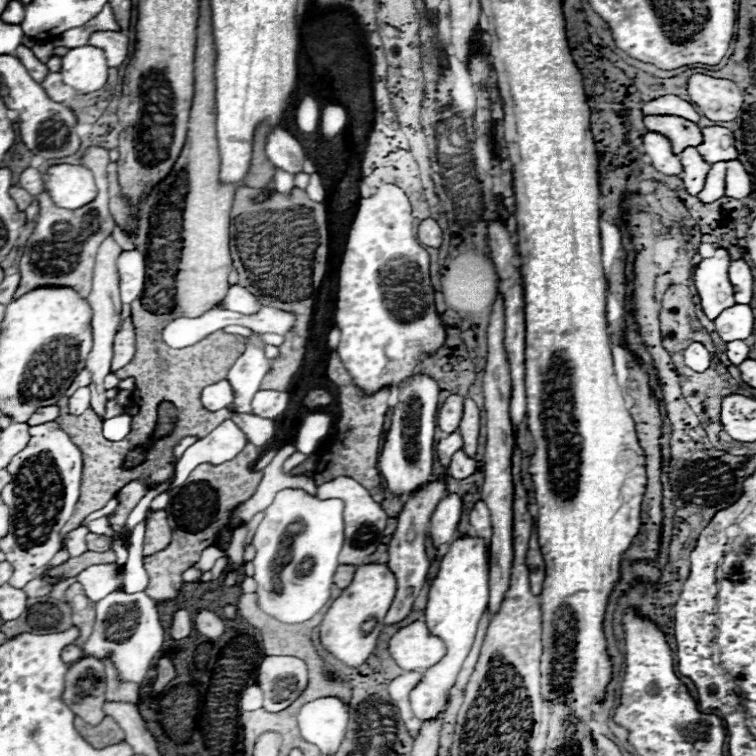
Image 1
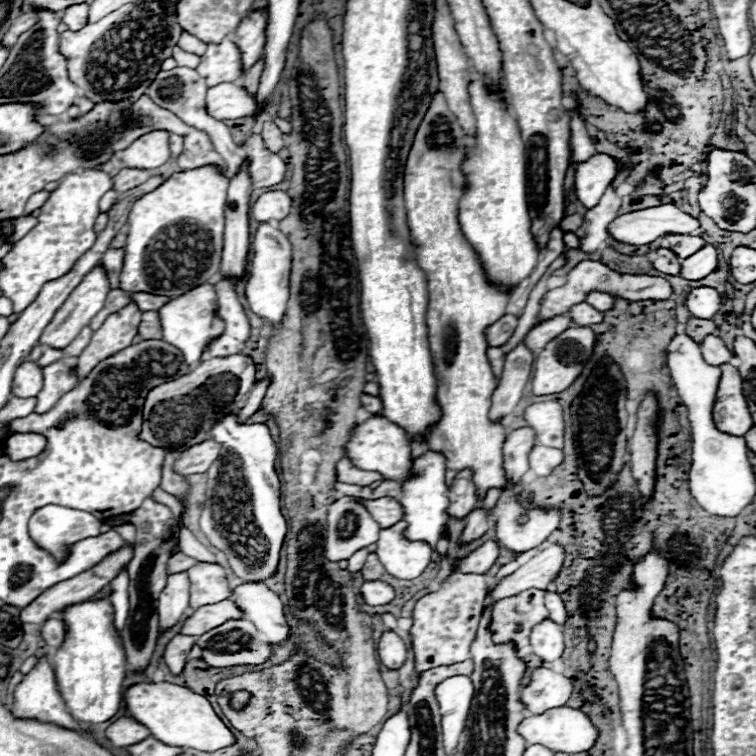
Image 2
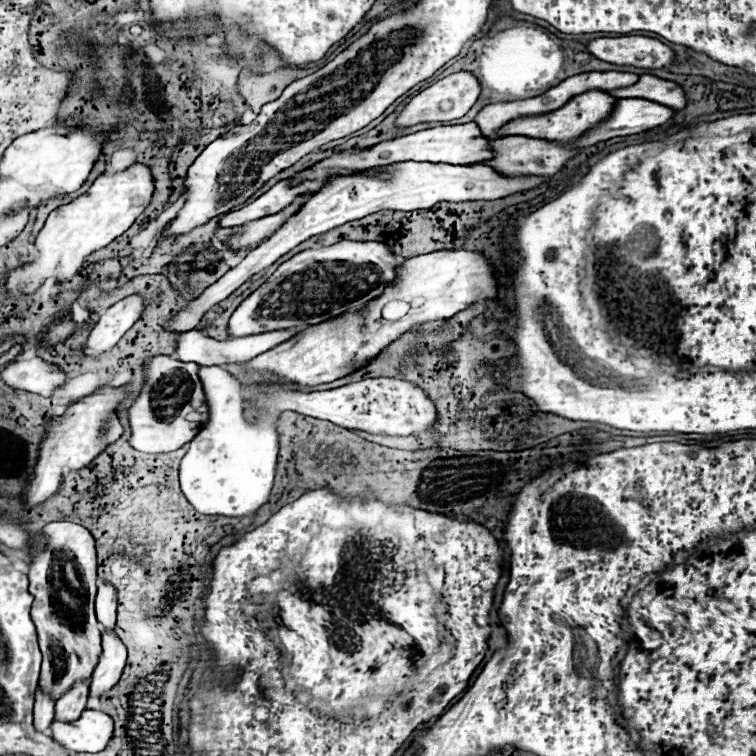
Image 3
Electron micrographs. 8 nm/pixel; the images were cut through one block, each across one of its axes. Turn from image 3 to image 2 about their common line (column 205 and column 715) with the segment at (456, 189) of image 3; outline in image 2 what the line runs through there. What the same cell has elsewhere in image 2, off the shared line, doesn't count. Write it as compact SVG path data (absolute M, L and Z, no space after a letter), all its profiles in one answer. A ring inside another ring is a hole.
M694 288L688 298L686 298L686 308L694 318L700 320L710 320L714 318L714 314L720 310L722 298L714 288Z

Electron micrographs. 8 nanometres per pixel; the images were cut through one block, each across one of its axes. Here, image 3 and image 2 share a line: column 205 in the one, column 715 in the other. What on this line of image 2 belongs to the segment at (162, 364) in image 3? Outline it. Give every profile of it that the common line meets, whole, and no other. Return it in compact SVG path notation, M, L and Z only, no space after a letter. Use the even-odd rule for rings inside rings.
M722 364L722 380L718 382L716 402L714 402L714 424L720 432L730 436L744 436L752 428L752 416L742 394L740 372Z

